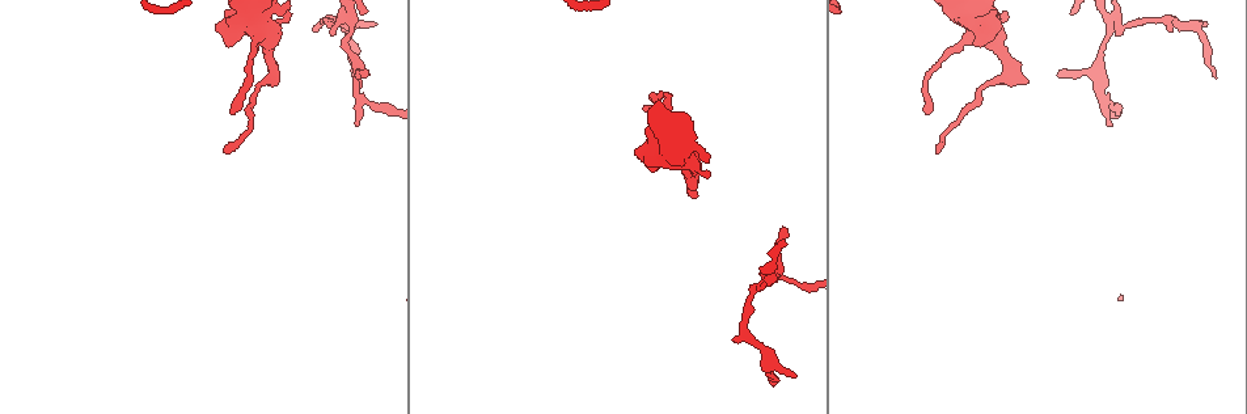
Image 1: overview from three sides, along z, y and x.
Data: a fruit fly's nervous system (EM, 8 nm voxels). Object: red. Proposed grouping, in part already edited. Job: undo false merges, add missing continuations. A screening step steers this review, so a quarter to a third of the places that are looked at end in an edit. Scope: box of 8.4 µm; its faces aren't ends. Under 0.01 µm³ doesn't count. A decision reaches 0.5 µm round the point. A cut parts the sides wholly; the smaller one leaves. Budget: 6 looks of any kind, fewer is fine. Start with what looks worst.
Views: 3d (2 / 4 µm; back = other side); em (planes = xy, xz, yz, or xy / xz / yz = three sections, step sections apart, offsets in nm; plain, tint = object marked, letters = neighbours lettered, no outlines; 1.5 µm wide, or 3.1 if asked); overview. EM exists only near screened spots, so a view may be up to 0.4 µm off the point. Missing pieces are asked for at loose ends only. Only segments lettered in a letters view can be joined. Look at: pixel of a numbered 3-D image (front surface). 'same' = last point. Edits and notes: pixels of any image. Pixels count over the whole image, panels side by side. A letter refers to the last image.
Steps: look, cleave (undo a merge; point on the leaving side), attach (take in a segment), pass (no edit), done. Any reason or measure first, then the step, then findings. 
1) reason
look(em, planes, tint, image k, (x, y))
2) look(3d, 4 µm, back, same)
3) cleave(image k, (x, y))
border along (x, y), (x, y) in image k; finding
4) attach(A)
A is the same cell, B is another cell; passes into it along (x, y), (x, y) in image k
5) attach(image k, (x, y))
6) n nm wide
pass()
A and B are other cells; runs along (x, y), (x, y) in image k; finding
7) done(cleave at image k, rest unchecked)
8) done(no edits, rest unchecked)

branch stops here
look(3d, 2 µm, image 1, (275, 80))

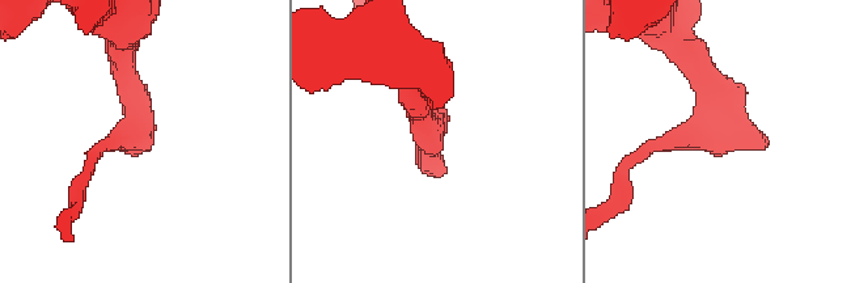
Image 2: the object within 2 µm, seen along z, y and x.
look(em, xz, step 8, tint, image 2, (766, 146))

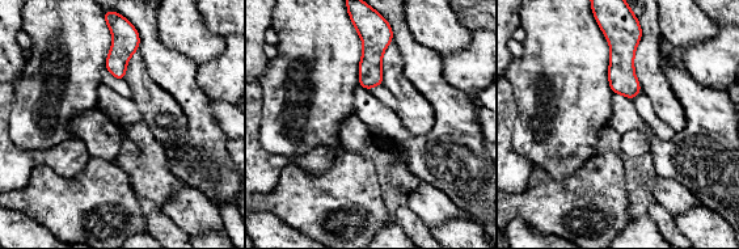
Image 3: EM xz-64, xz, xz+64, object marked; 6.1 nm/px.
another direction
look(em, planes, letters, same)

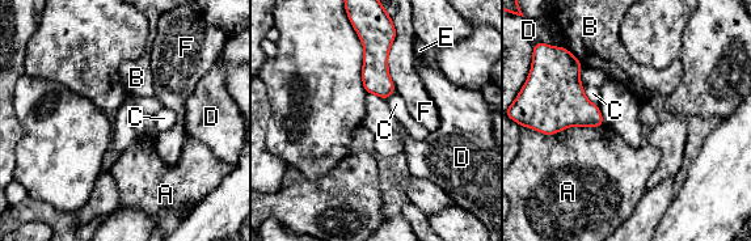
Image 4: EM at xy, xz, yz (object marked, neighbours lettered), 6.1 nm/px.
pass()
A, B, C, D, E and F are other cells; border along (603, 123), (551, 134), (523, 127) in image 4; none of them fits

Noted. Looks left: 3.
branch stops here
look(3d, 2 µm, image 1, (648, 106))

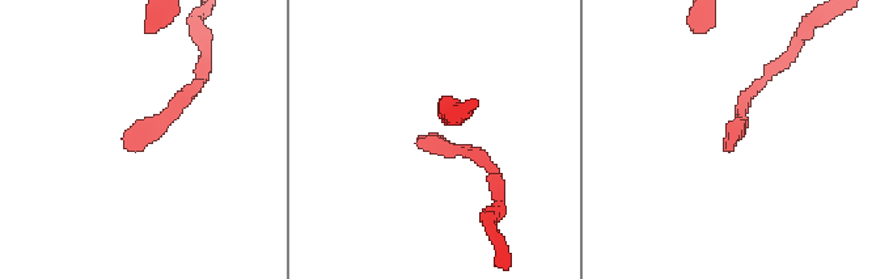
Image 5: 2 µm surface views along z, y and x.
shape alone is not enough
look(em, planes, letters, image 5, (731, 150))

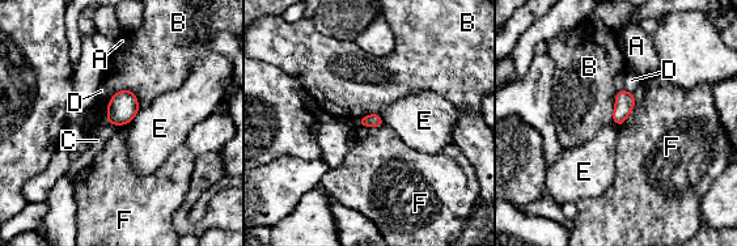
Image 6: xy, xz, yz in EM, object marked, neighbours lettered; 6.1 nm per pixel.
80 nm wide; B touches over 260 nm
pass()
A, B, C, D, E and F are other cells; none of them fits

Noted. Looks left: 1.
done(no edits, rest unchecked)

